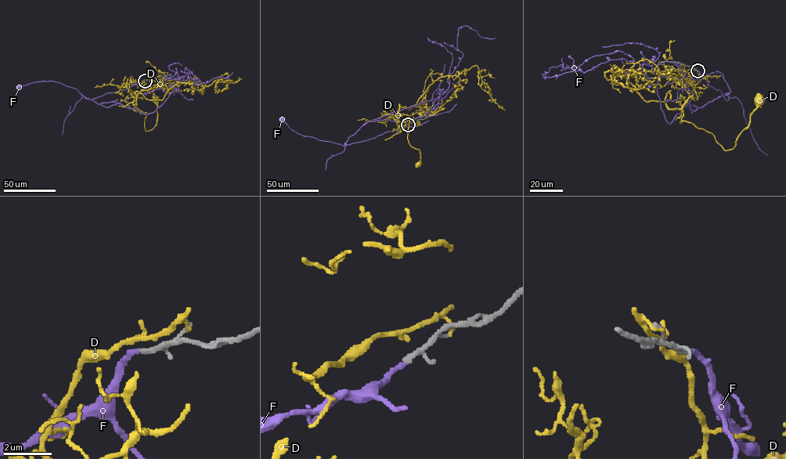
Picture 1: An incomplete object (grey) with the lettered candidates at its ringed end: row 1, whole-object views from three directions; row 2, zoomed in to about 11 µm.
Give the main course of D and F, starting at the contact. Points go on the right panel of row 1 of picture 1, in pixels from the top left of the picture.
D: (696, 69), (699, 80), (682, 109), (681, 120), (711, 132), (725, 150), (735, 146), (758, 100)
F: (698, 70), (708, 85), (719, 90), (728, 99), (730, 91), (720, 72), (689, 81)

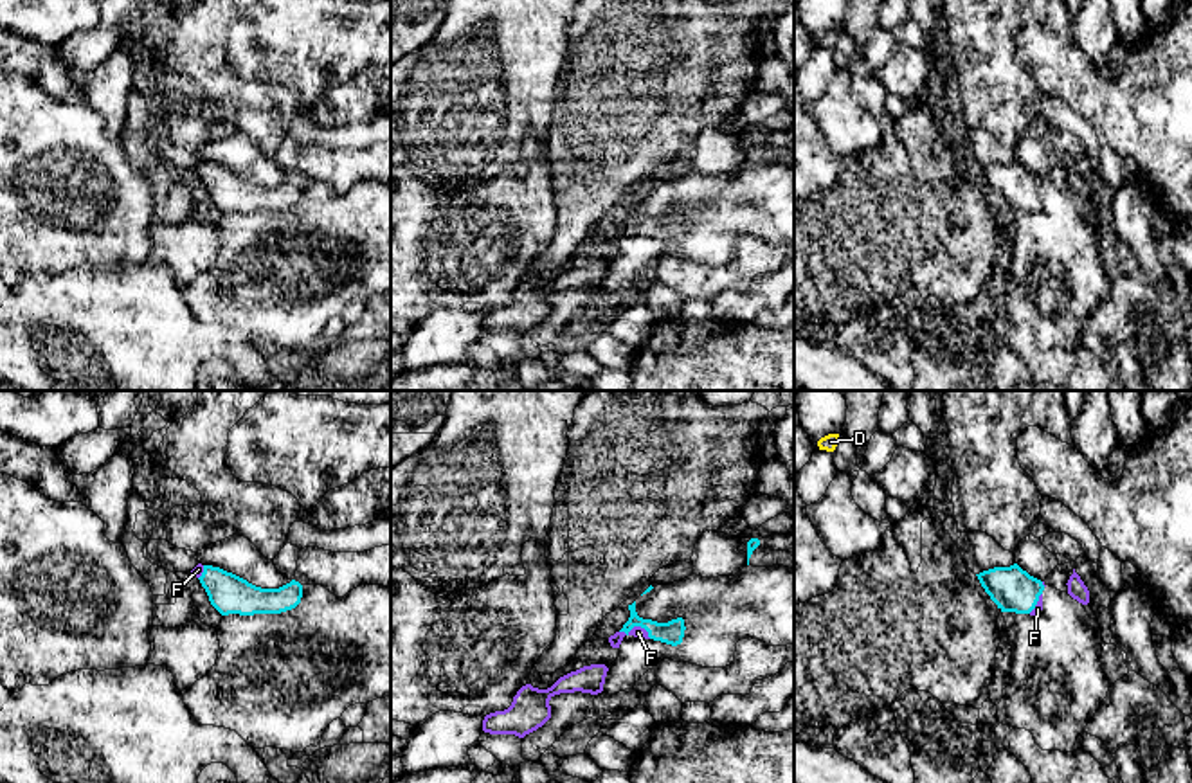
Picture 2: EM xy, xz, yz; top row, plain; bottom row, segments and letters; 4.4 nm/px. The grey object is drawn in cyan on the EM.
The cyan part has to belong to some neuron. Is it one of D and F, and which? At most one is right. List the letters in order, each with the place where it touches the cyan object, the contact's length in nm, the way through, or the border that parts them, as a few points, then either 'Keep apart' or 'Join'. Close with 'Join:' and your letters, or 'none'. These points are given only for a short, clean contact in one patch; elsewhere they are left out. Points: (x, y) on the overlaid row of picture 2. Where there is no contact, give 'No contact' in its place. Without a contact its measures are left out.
D: No contact. Keep apart
F: Touches cyan at xz (636, 625). Shared border 150 nm. Path across: xz (672, 632), (658, 632), (636, 625), (638, 632). Join
Join: F

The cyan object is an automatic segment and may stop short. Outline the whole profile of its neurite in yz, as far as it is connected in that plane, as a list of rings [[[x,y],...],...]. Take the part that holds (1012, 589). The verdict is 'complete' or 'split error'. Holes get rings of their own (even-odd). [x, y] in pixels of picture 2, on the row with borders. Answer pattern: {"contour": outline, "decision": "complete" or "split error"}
{"contour": [[[1017,563],[976,574],[985,592],[1001,612],[1039,616],[1044,581],[1030,576]]], "decision": "split error"}

